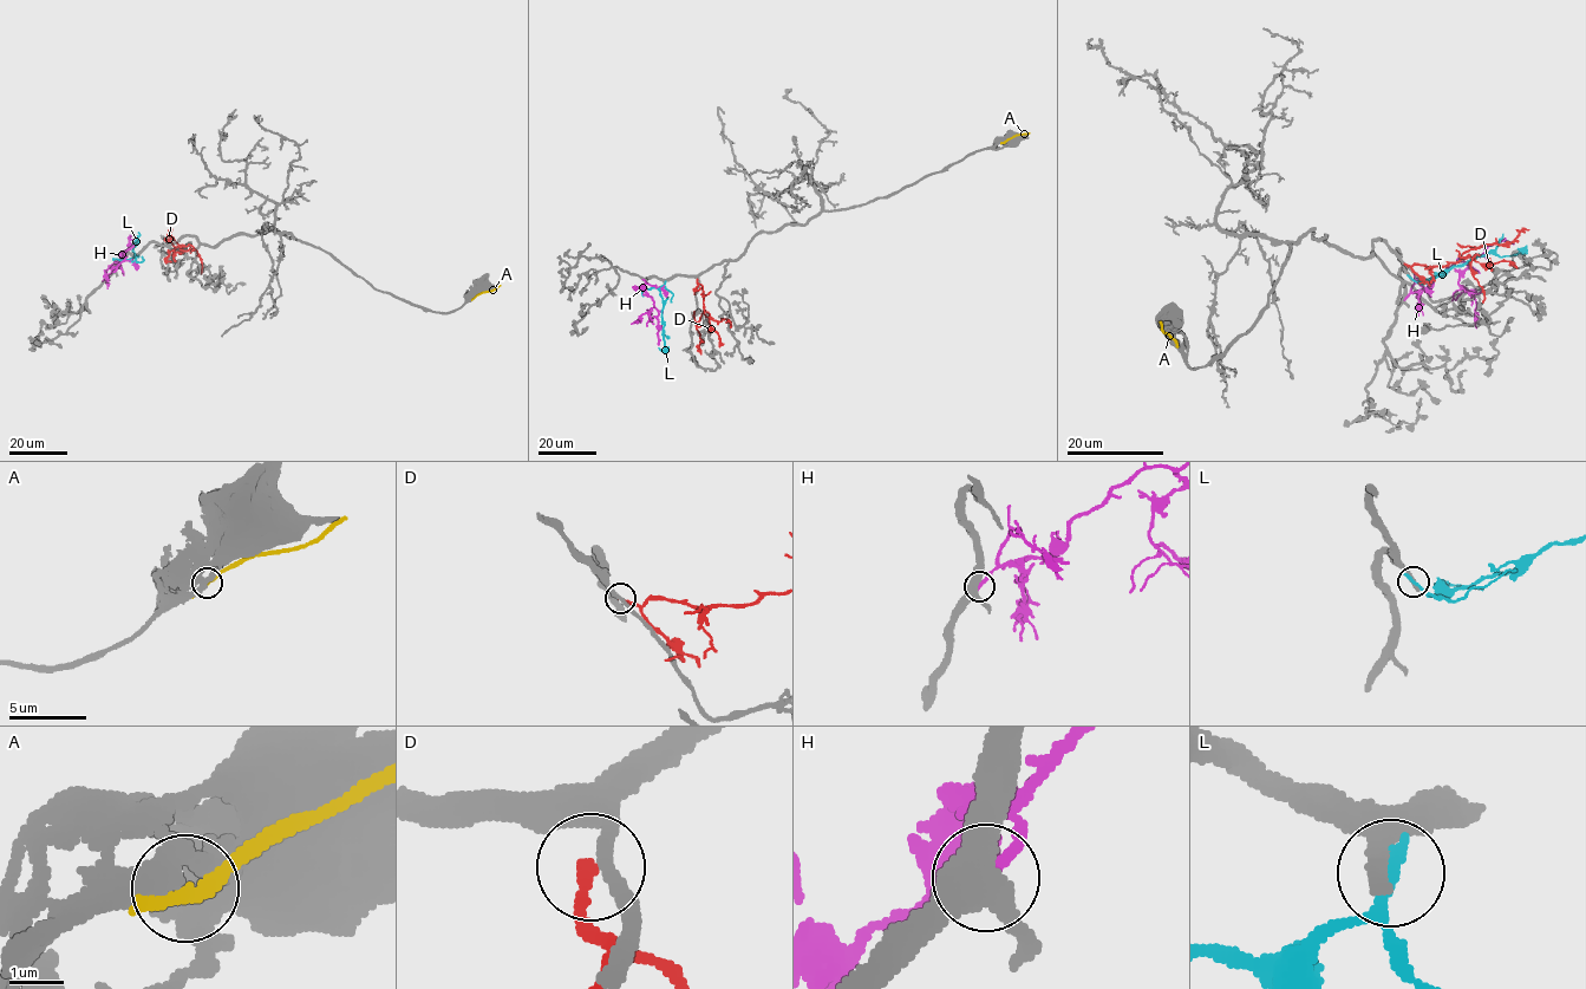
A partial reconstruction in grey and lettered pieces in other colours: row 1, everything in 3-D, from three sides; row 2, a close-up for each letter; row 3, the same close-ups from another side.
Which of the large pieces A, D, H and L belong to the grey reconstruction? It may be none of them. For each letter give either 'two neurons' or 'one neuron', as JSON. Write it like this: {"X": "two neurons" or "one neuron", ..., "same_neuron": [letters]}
{"A": "two neurons", "D": "two neurons", "H": "two neurons", "L": "two neurons", "same_neuron": []}

